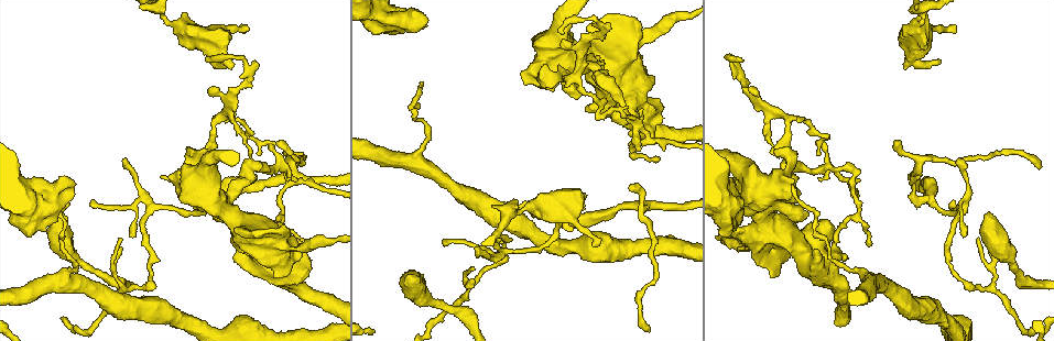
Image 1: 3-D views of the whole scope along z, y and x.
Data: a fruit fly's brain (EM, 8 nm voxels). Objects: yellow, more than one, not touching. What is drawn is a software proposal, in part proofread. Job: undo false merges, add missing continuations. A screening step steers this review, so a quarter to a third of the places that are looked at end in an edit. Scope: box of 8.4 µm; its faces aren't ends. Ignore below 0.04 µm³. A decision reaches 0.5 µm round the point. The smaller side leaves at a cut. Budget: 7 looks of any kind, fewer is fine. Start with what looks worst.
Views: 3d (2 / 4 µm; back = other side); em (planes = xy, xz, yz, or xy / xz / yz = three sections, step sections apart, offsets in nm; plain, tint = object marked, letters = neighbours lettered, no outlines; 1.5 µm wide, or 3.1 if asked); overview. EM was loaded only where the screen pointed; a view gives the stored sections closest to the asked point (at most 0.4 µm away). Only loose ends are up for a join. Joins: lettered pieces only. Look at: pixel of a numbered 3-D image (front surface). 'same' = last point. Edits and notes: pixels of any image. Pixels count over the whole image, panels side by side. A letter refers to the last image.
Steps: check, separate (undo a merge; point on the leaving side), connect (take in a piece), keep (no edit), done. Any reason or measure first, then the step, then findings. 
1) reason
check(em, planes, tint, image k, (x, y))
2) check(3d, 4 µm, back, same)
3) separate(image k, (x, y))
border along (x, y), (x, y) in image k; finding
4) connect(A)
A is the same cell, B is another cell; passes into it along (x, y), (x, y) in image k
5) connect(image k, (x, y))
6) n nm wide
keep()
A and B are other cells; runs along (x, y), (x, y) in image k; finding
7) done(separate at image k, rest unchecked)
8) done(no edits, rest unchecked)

branch stops here
check(3d, 2 µm, image 1, (907, 65))

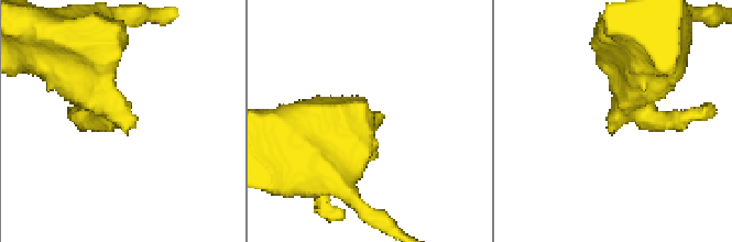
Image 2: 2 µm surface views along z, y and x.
check(em, planes, letters, image 2, (613, 128))

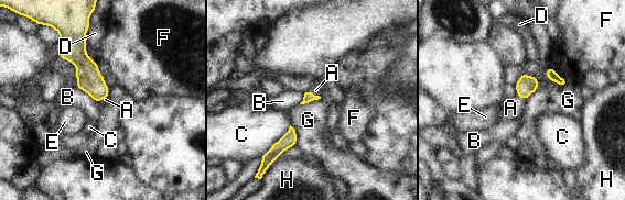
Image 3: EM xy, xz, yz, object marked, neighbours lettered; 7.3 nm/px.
C touches over 300 nm
connect(image 3, (315, 90))
A is the same cell, B, C, D, E, F, G and H are other cells; passes into it along (308, 96), (313, 95), (315, 90) in image 3; it goes on there

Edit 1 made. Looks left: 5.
check(overview)

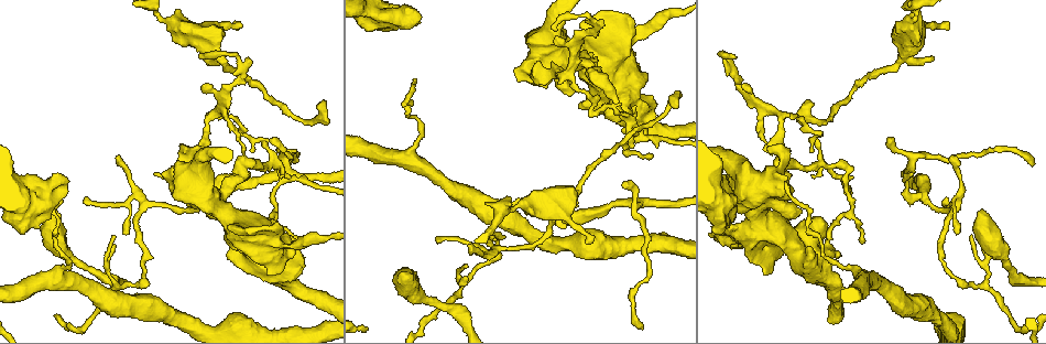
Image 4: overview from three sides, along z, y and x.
stops while still wide
check(3d, 2 µm, back, image 4, (399, 273))

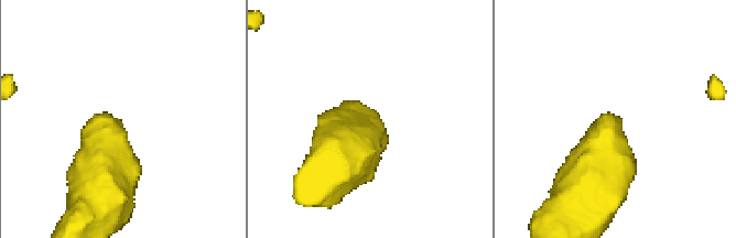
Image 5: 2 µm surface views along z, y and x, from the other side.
check(em, planes, letters, image 5, (616, 117))

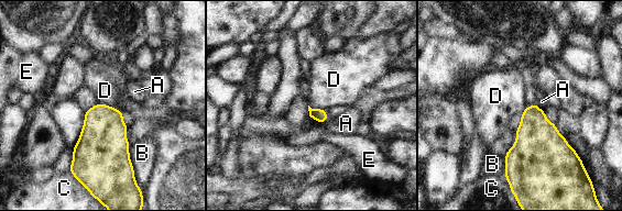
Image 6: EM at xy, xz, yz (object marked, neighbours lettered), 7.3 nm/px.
keep()
A, B, C, D and E are other cells; border along (97, 102), (109, 104), (123, 113) in image 6; no lettered piece goes on from it

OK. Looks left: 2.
calibre changes
check(3d, 4 µm, image 4, (549, 22))

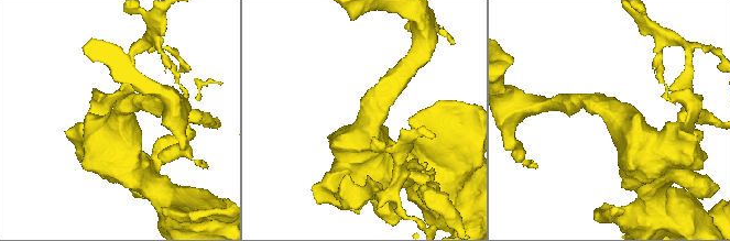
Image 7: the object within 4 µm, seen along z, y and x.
check(em, planes, letters, image 7, (367, 121))

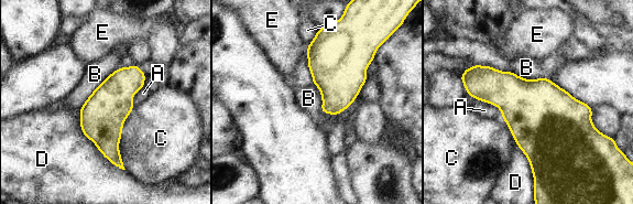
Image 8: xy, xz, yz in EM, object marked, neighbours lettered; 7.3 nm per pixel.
D touches over 550 nm
keep()
A, B, C, D and E are other cells; border along (134, 107), (119, 143), (124, 169) in image 8; all the same cell

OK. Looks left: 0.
done(connect at image 3, rest unchecked)

